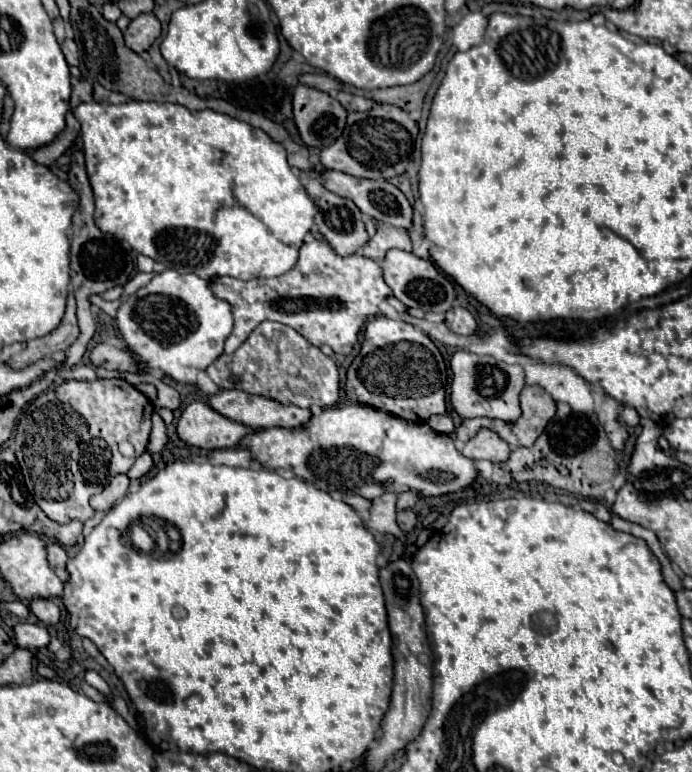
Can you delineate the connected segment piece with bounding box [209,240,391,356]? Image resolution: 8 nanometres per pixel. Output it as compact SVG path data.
M311 240L299 250L297 264L275 278L239 280L231 276L219 276L209 282L211 292L231 304L235 326L225 342L225 352L233 354L263 320L275 320L297 330L313 346L331 346L335 354L347 356L357 342L361 324L379 314L379 304L391 296L381 268L375 260L361 254L339 256L329 244Z

